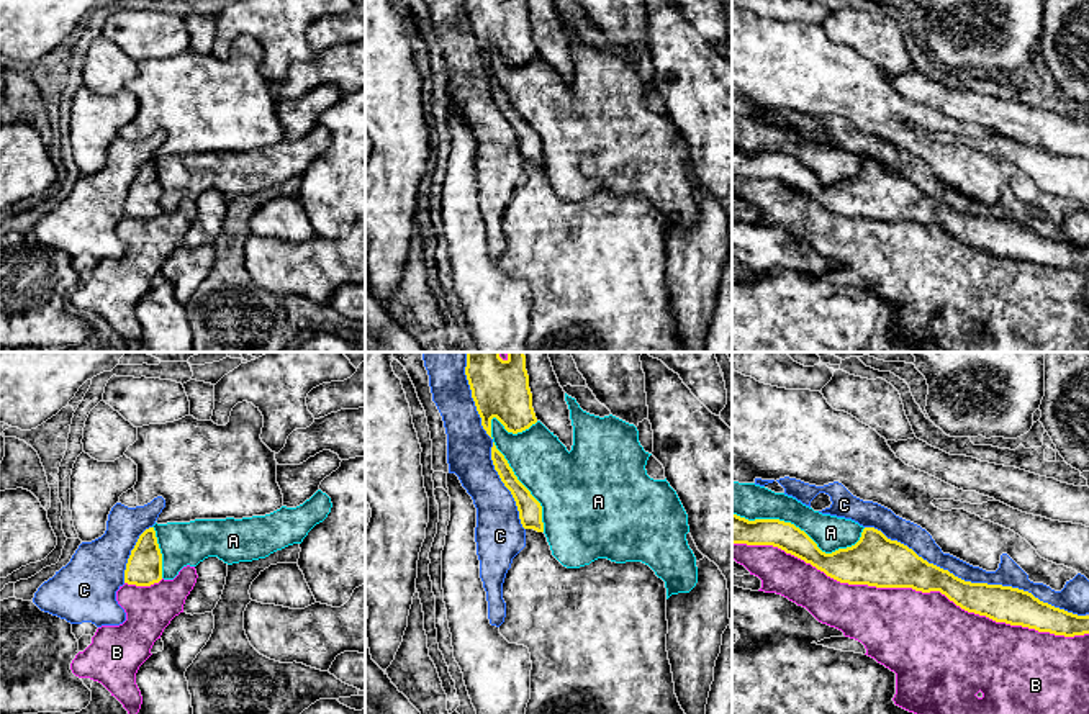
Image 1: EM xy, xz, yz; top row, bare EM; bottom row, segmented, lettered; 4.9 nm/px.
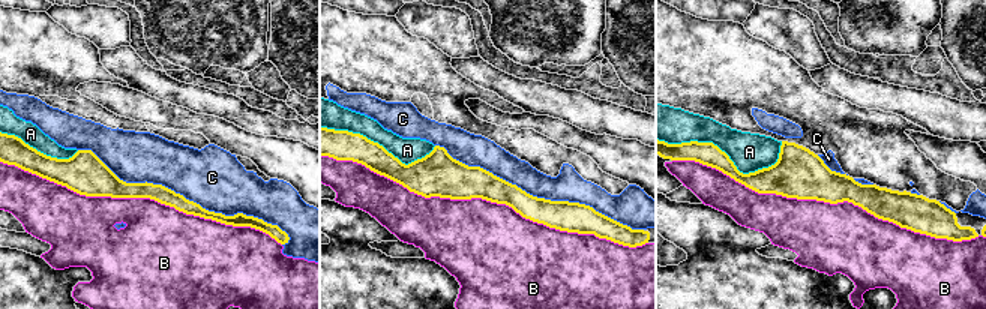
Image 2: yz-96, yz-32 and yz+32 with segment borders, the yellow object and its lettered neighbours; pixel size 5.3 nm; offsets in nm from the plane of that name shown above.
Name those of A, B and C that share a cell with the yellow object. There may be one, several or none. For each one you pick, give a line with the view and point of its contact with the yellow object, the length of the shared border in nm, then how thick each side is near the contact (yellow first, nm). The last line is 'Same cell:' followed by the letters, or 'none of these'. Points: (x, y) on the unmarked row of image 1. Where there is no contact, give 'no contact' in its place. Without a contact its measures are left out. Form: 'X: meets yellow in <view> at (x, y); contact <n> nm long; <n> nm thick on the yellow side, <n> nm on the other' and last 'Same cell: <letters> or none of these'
C: meets yellow in yz at (975, 216); contact 1150 nm long; 180 nm thick on the yellow side, 120 nm on the other
Same cell: C

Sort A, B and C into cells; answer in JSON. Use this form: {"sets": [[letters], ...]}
{"sets": [["A"], ["B"], ["C"]]}

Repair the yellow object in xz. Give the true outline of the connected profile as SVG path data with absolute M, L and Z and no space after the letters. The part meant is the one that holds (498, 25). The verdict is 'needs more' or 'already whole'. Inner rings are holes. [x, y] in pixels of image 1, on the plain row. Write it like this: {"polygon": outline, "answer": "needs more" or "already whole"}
{"polygon": "M426 0L432 34L447 67L449 106L455 106L477 141L475 175L480 211L486 224L488 252L499 260L506 251L503 216L513 192L526 180L526 164L544 165L542 139L517 113L491 70L496 51L508 66L517 67L537 56L526 0Z", "answer": "needs more"}

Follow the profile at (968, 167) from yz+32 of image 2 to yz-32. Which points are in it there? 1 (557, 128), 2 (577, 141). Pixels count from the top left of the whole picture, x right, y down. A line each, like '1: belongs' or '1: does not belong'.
1: belongs
2: belongs

